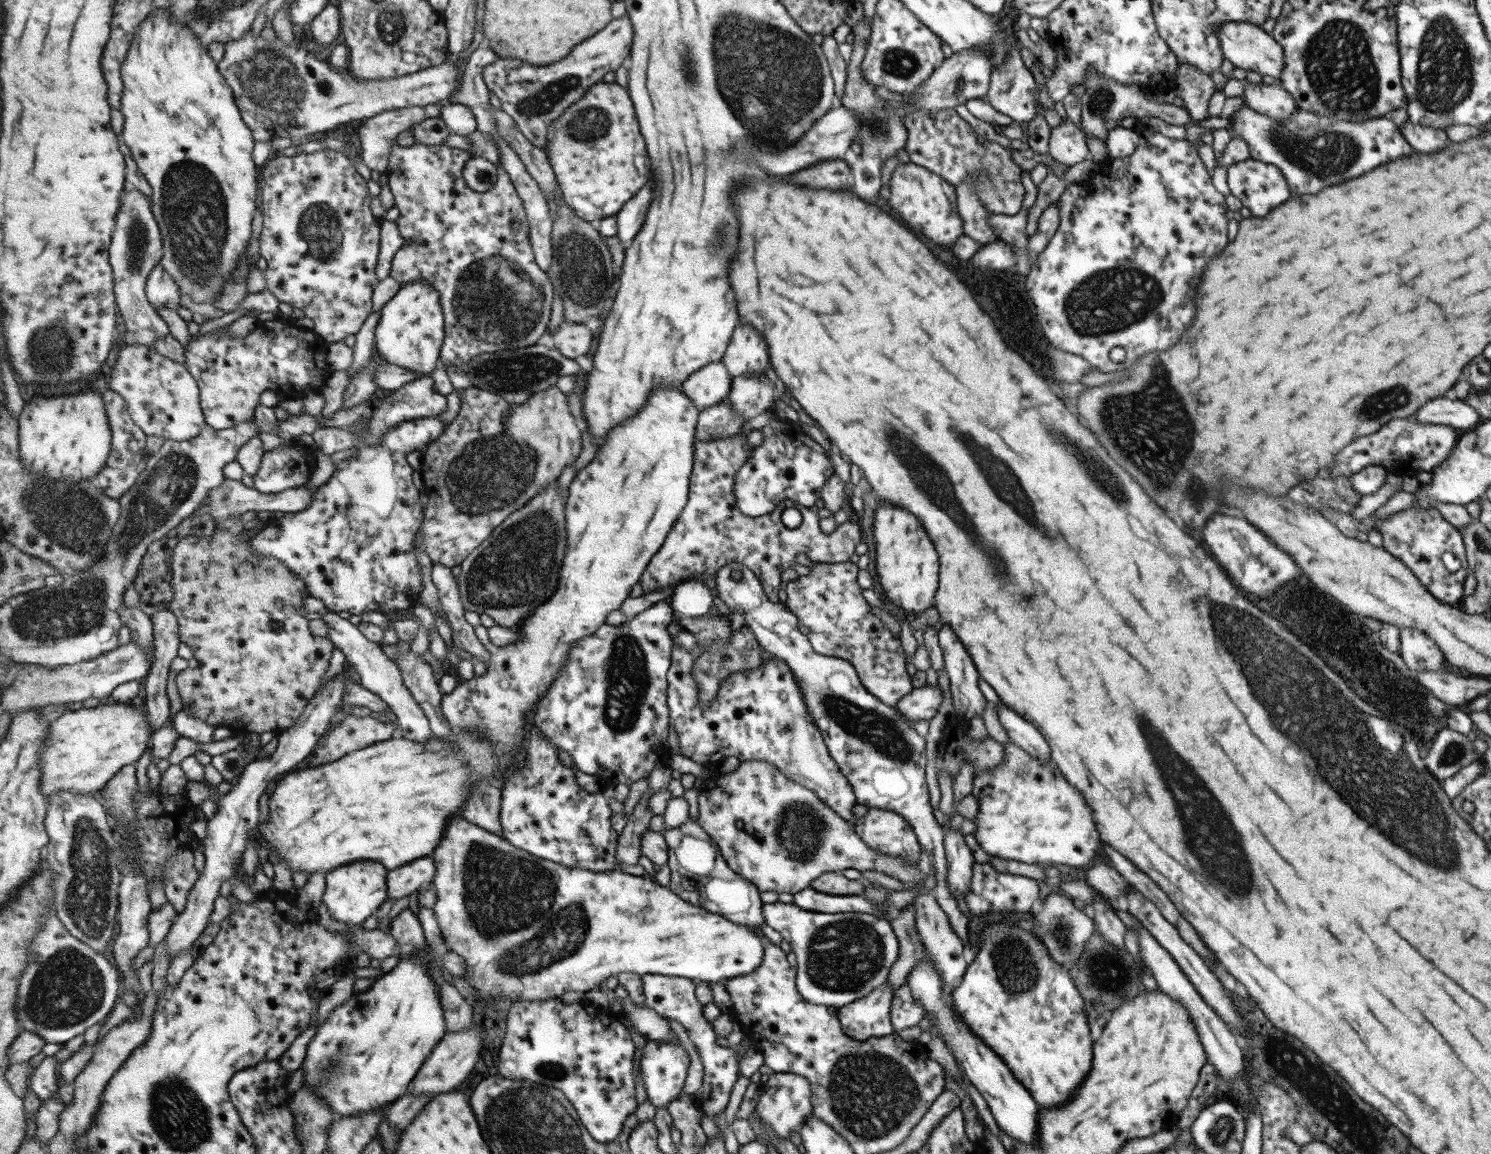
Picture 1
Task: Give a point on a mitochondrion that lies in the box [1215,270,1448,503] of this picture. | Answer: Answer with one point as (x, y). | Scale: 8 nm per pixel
(1373, 408)

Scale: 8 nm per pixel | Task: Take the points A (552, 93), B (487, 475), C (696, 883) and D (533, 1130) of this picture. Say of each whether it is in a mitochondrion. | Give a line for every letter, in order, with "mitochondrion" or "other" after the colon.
A: mitochondrion
B: mitochondrion
C: mitochondrion
D: mitochondrion

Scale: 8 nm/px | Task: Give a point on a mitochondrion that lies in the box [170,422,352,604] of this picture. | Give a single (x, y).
(262, 574)

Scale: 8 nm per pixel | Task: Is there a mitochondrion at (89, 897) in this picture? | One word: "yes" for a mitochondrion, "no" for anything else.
yes

